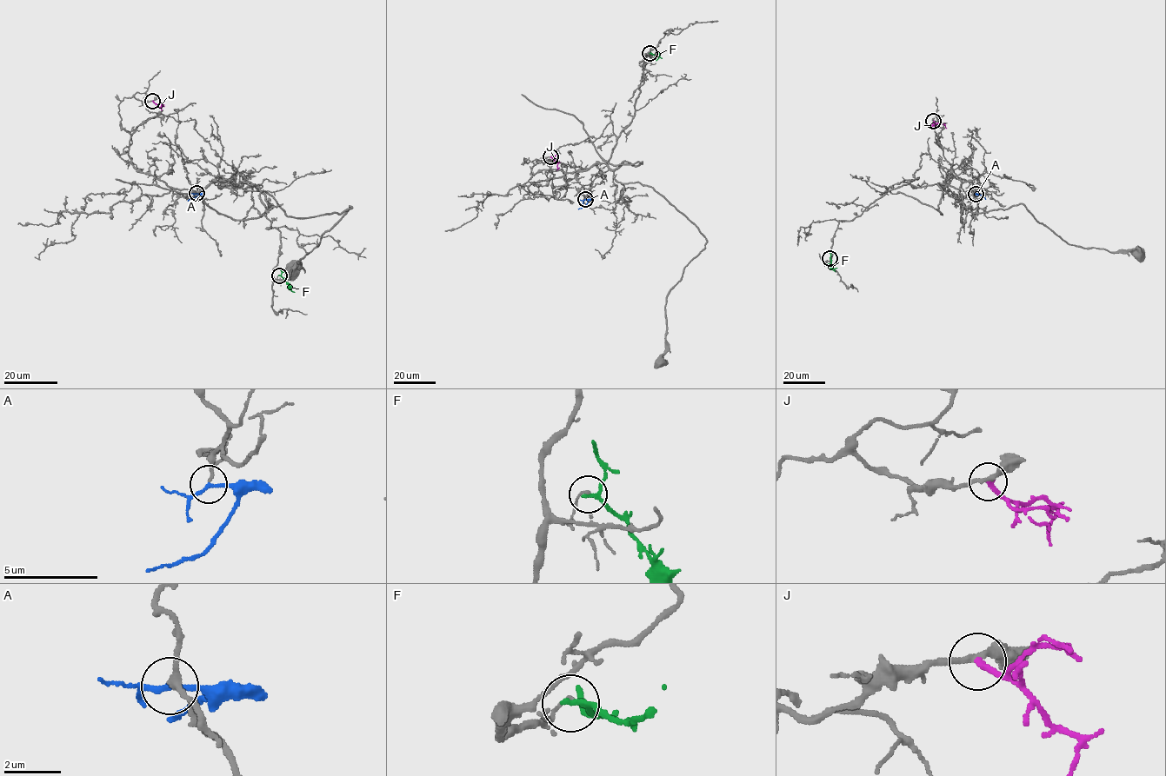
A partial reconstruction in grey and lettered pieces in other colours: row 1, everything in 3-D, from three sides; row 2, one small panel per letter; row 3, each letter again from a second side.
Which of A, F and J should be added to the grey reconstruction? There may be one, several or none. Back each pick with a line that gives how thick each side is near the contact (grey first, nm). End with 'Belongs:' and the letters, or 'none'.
A: calibres 140 and 180 nm
Belongs: A

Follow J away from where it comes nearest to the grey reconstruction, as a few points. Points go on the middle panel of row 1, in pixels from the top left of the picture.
J: (550, 156), (557, 162), (557, 169)

